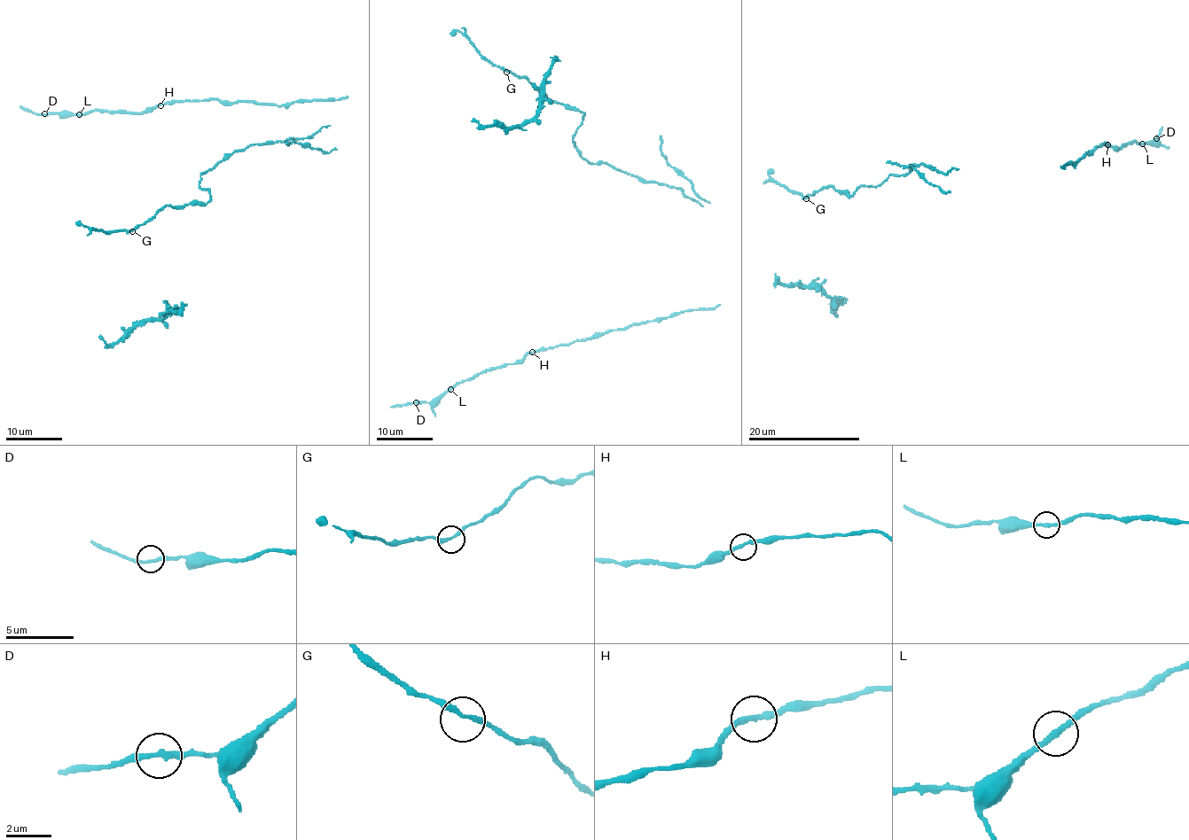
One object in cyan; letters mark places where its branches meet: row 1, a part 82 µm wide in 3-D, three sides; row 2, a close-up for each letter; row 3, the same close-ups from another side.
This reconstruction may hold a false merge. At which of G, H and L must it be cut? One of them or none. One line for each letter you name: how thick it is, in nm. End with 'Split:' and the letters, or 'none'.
Split: none

